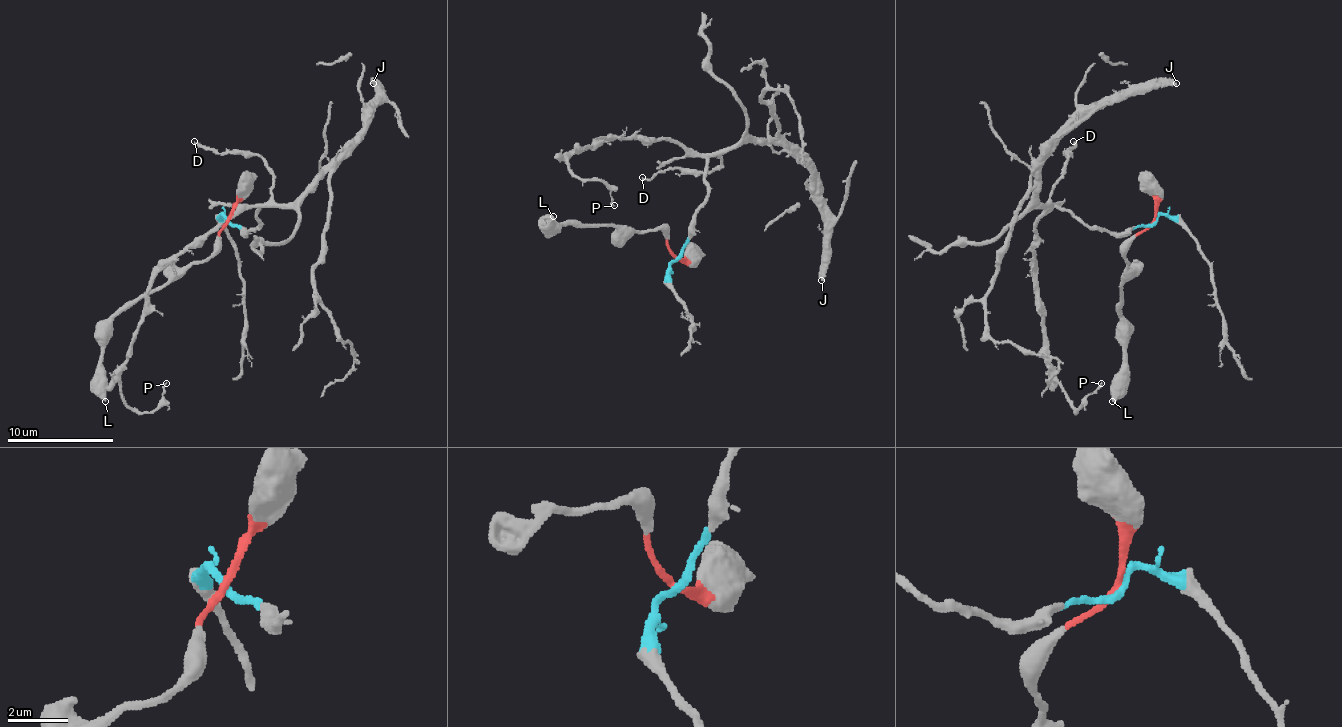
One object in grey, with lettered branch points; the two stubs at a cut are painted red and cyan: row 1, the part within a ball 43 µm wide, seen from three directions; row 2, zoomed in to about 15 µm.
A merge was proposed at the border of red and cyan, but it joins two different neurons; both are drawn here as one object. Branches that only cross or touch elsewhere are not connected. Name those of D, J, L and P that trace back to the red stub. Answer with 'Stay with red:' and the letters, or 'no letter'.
Stay with red: L

